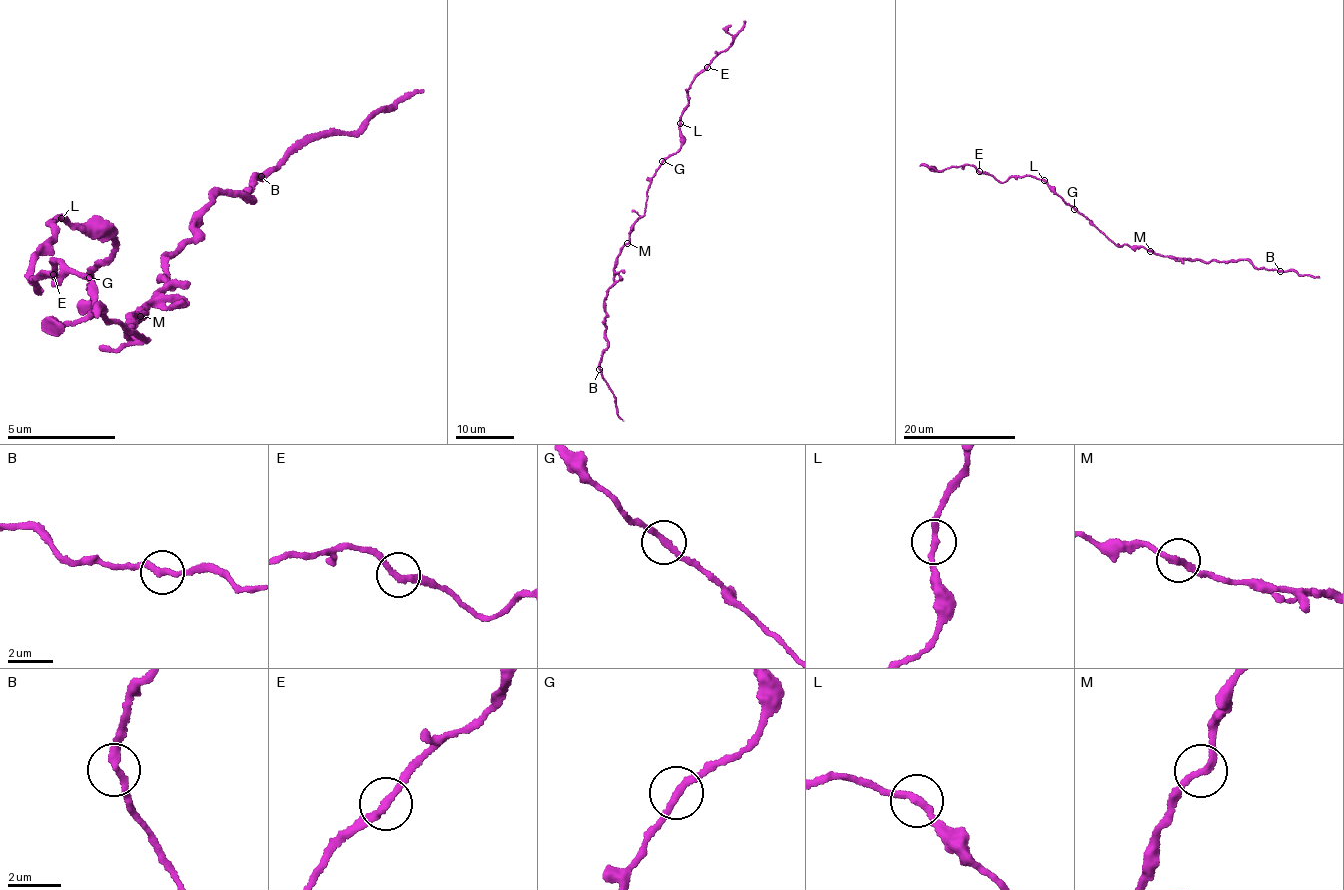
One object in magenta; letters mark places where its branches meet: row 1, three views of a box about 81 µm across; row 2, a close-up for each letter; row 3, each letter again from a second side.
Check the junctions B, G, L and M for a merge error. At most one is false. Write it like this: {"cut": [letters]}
{"cut": []}

